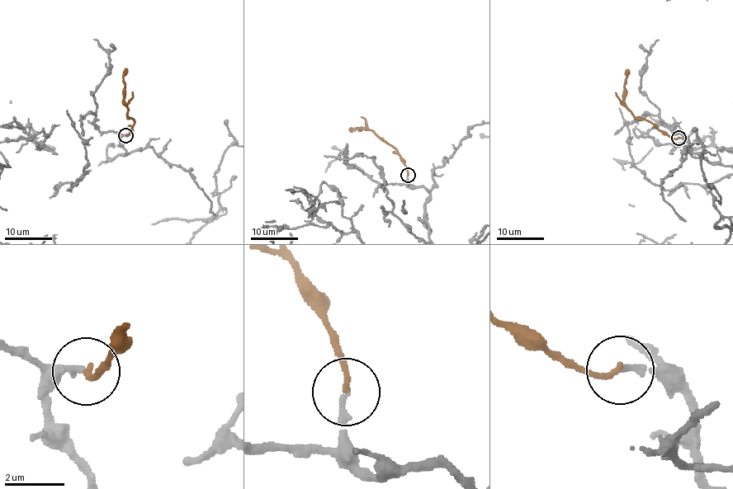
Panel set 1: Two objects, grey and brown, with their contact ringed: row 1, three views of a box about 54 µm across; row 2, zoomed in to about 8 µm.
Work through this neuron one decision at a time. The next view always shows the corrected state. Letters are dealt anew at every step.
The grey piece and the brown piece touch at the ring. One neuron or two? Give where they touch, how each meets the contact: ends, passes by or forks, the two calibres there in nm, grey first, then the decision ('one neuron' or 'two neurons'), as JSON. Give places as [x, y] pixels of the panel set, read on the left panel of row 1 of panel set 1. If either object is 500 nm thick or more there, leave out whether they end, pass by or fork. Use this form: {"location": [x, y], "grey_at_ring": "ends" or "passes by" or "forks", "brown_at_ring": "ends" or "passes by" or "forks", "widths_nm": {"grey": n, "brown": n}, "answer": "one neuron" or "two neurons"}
{"location": [125, 135], "grey_at_ring": "ends", "brown_at_ring": "ends", "widths_nm": {"grey": 200, "brown": 180}, "answer": "one neuron"}

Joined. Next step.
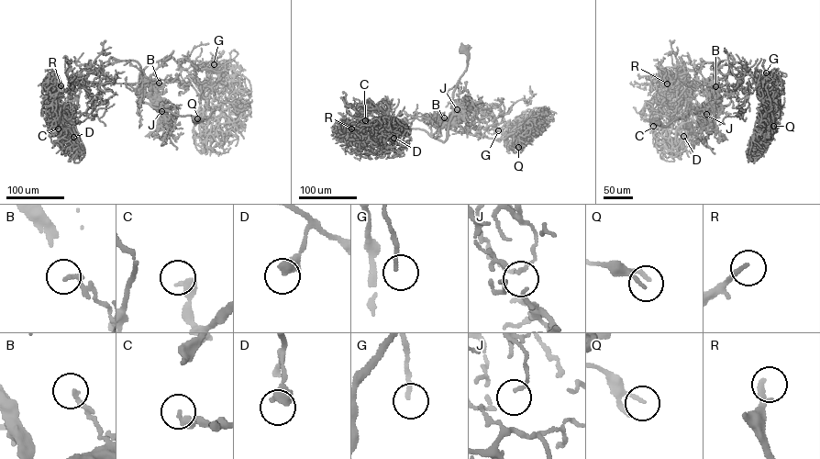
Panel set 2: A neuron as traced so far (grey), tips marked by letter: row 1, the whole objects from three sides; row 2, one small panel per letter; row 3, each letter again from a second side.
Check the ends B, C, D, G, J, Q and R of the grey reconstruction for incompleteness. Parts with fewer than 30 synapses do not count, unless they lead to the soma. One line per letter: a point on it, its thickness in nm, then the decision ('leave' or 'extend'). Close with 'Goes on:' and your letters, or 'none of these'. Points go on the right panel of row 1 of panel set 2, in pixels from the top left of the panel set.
B: place (715, 86); calibre 200 nm; leave
C: place (653, 126); calibre 420 nm; leave
D: place (683, 136); calibre 500 nm; leave
G: place (766, 72); calibre 140 nm; leave
J: place (706, 114); calibre 100 nm; leave
Q: place (773, 126); calibre 150 nm; leave
R: place (667, 83); calibre 240 nm; extend
Goes on: R

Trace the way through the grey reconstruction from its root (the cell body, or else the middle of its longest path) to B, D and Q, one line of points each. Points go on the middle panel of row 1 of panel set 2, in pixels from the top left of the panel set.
B: (463, 49), (467, 54), (466, 70), (453, 92), (449, 122), (442, 122), (444, 117)
D: (463, 49), (467, 65), (453, 92), (448, 138), (400, 128), (375, 143), (389, 140), (384, 133), (393, 138)
Q: (463, 49), (467, 65), (451, 117), (433, 122), (431, 134), (447, 127), (495, 139), (514, 133), (518, 147)

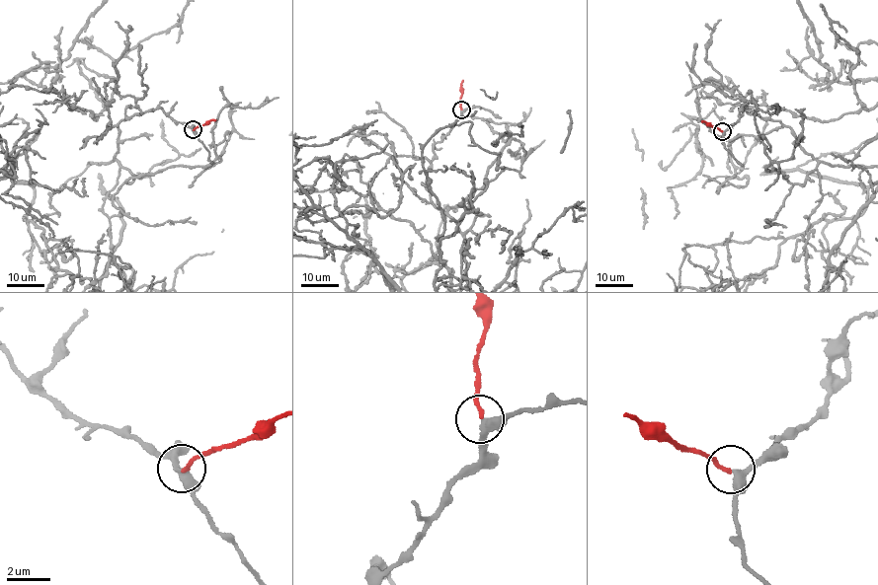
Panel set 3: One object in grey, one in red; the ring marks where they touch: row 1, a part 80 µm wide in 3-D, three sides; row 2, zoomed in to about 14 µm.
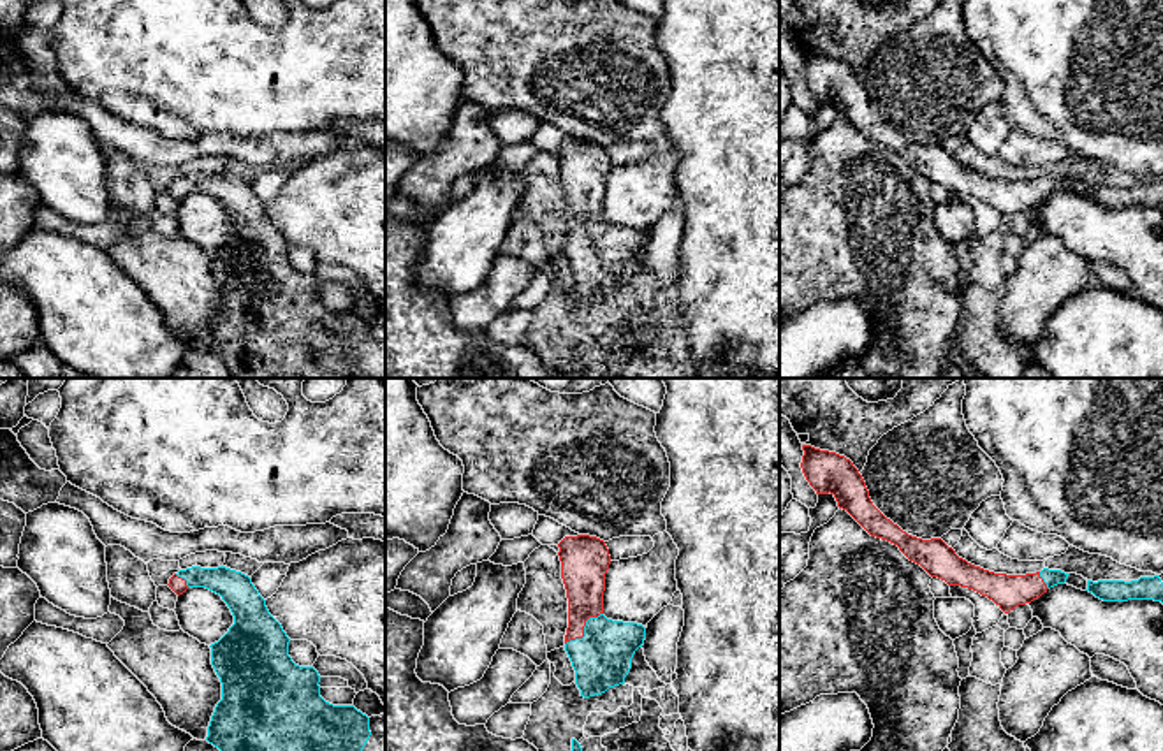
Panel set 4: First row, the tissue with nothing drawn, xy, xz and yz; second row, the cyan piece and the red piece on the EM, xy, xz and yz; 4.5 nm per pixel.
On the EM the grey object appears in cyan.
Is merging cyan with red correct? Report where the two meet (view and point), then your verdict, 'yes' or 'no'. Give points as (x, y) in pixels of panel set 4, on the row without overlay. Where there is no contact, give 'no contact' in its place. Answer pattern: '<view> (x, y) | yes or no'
xz (585, 236) | yes

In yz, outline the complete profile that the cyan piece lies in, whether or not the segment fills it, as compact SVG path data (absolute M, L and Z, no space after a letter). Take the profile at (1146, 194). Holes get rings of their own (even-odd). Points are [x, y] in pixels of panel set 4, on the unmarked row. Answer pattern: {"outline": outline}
{"outline": "M1159 181L1138 186L1087 186L1087 195L1103 208L1154 206L1163 209L1163 188Z"}

